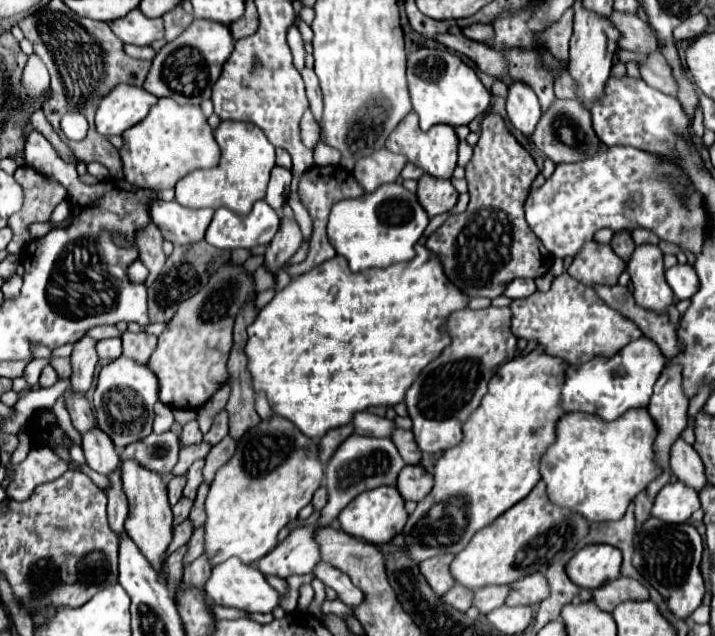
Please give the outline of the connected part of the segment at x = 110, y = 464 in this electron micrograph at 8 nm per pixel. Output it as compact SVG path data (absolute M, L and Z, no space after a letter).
M97 427L81 435L81 449L85 453L87 465L103 475L109 475L113 469L119 467L119 455L115 453L113 441Z

